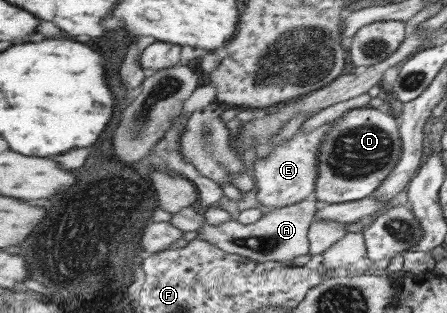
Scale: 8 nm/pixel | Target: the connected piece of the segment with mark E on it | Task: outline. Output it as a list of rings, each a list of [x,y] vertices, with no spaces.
[[[330,120],[311,132],[300,132],[298,129],[291,138],[276,144],[266,158],[255,158],[253,161],[253,174],[256,183],[255,197],[260,204],[270,208],[280,208],[304,200],[315,188],[317,175],[316,155],[320,139],[326,131],[334,125]]]

